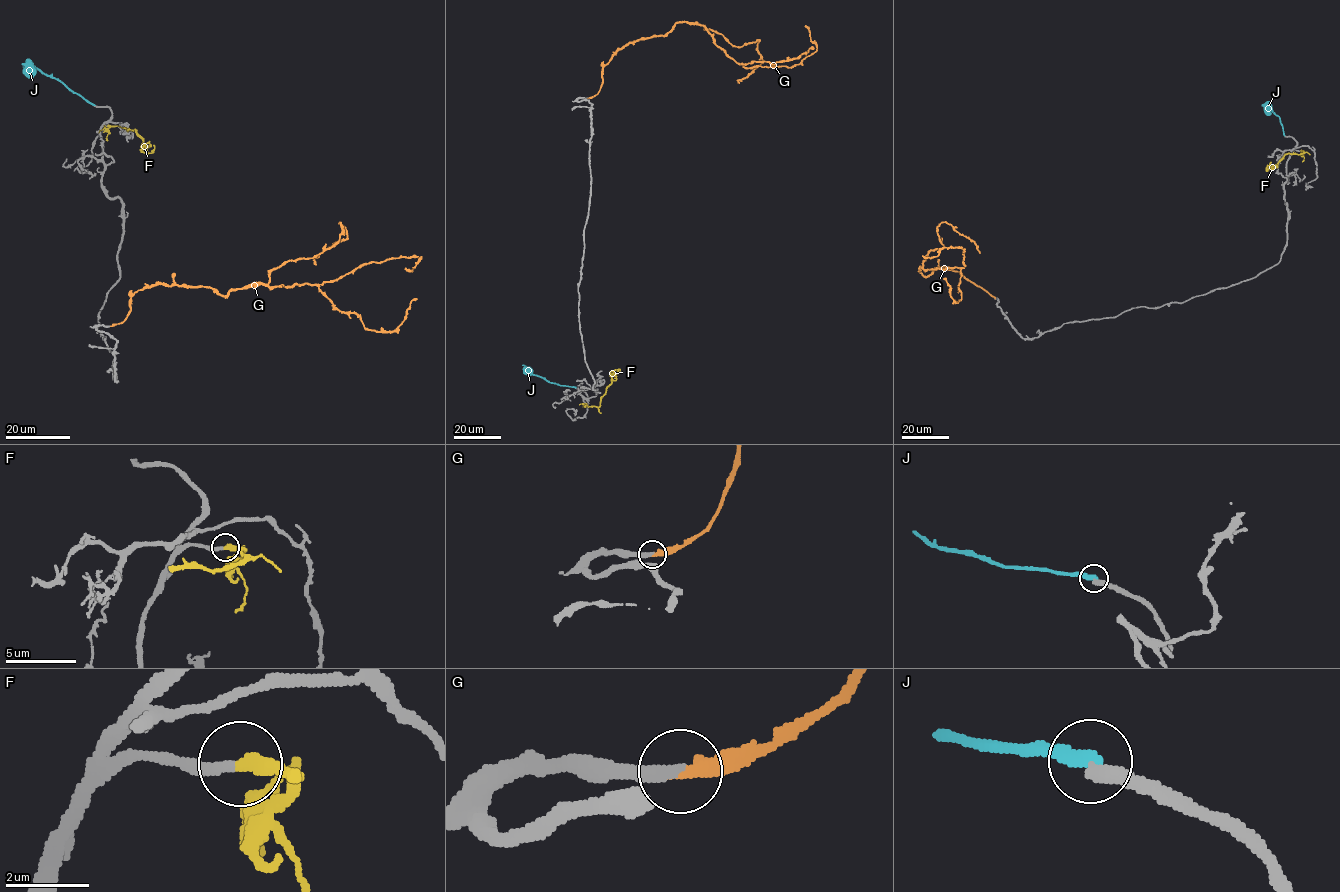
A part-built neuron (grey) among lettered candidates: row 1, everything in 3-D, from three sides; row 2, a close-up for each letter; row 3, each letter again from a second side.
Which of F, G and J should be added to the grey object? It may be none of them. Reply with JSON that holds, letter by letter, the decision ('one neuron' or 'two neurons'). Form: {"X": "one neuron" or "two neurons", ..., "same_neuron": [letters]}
{"F": "one neuron", "G": "one neuron", "J": "two neurons", "same_neuron": ["F", "G"]}

